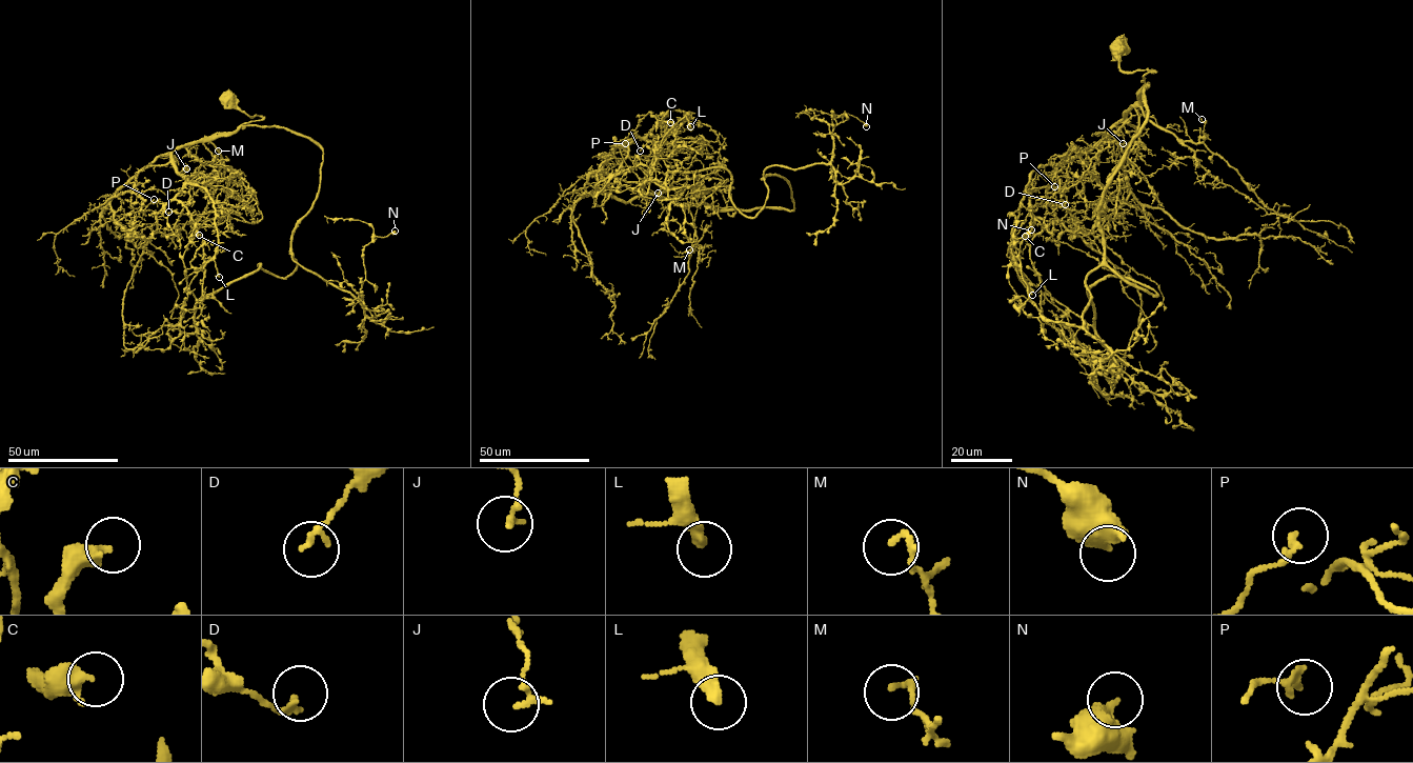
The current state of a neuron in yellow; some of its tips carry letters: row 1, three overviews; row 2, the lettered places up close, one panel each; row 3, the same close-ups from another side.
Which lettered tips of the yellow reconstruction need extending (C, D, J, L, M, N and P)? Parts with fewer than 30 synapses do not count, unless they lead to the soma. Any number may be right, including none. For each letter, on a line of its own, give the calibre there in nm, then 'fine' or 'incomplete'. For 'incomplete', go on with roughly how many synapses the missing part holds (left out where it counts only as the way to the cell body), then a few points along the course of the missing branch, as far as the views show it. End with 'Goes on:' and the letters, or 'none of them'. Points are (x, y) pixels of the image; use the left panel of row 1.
C: 460 nm | fine
D: 160 nm | fine
J: 170 nm | fine
L: 320 nm | incomplete | 50 syn | (219, 277), (220, 315), (213, 335)
M: 150 nm | fine
N: 360 nm | fine
P: 200 nm | fine
Goes on: L

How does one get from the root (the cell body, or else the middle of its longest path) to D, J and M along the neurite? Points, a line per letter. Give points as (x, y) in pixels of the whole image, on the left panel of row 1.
D: (228, 99), (250, 117), (263, 118), (178, 147), (172, 158), (189, 184), (189, 202), (180, 213), (168, 212)
J: (228, 99), (250, 117), (263, 118), (244, 122), (230, 134), (204, 137), (178, 147), (172, 155), (186, 168)
M: (228, 99), (250, 117), (263, 118), (210, 141), (222, 158), (221, 167), (218, 151)

